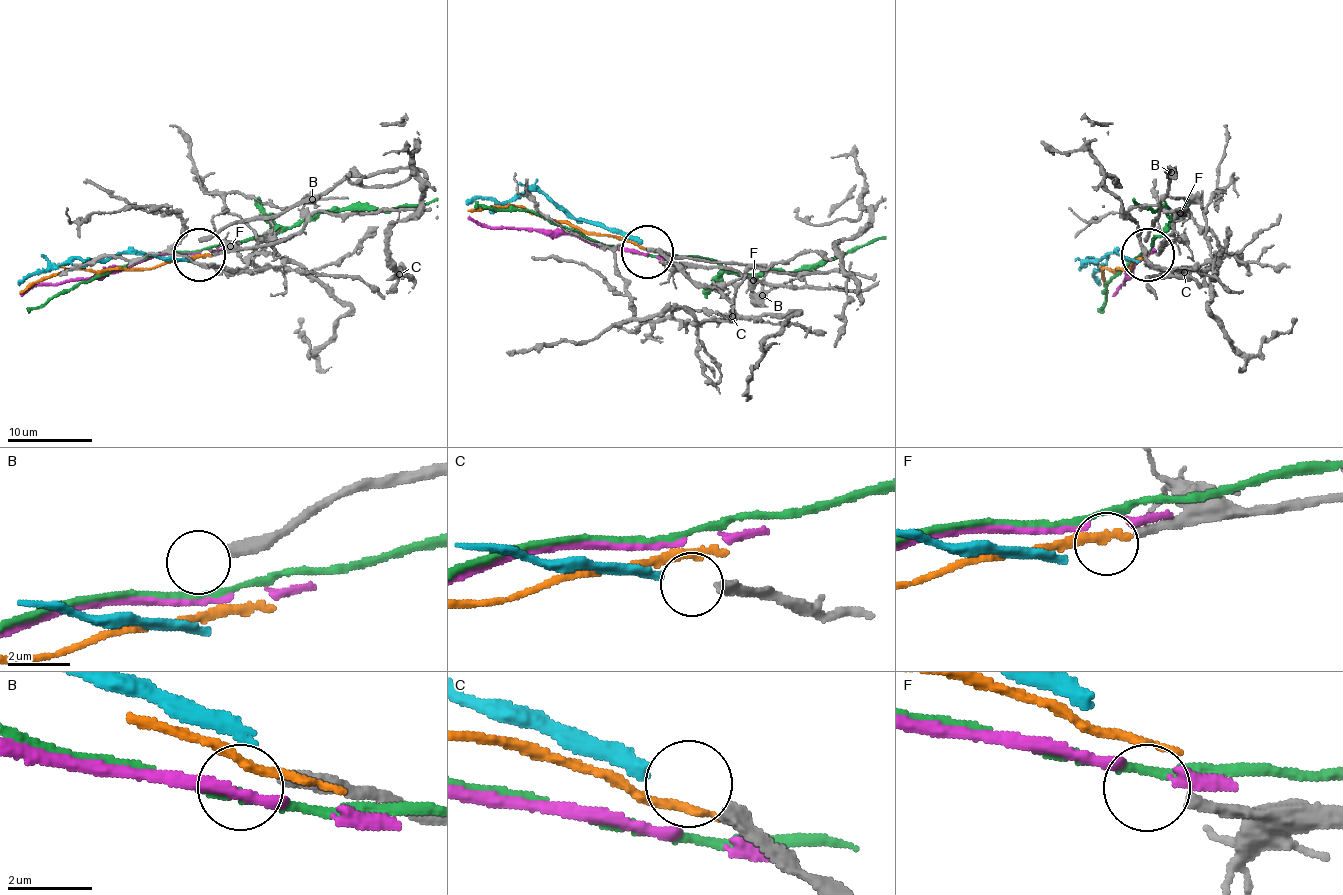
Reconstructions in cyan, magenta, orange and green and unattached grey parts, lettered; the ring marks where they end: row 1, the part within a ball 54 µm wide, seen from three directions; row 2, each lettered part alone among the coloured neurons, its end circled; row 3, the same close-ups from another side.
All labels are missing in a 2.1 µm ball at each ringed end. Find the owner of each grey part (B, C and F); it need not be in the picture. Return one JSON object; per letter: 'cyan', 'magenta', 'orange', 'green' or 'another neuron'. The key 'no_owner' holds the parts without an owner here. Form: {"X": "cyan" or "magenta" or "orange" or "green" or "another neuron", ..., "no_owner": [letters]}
{"B": "another neuron", "C": "cyan", "F": "another neuron", "no_owner": ["B", "F"]}

